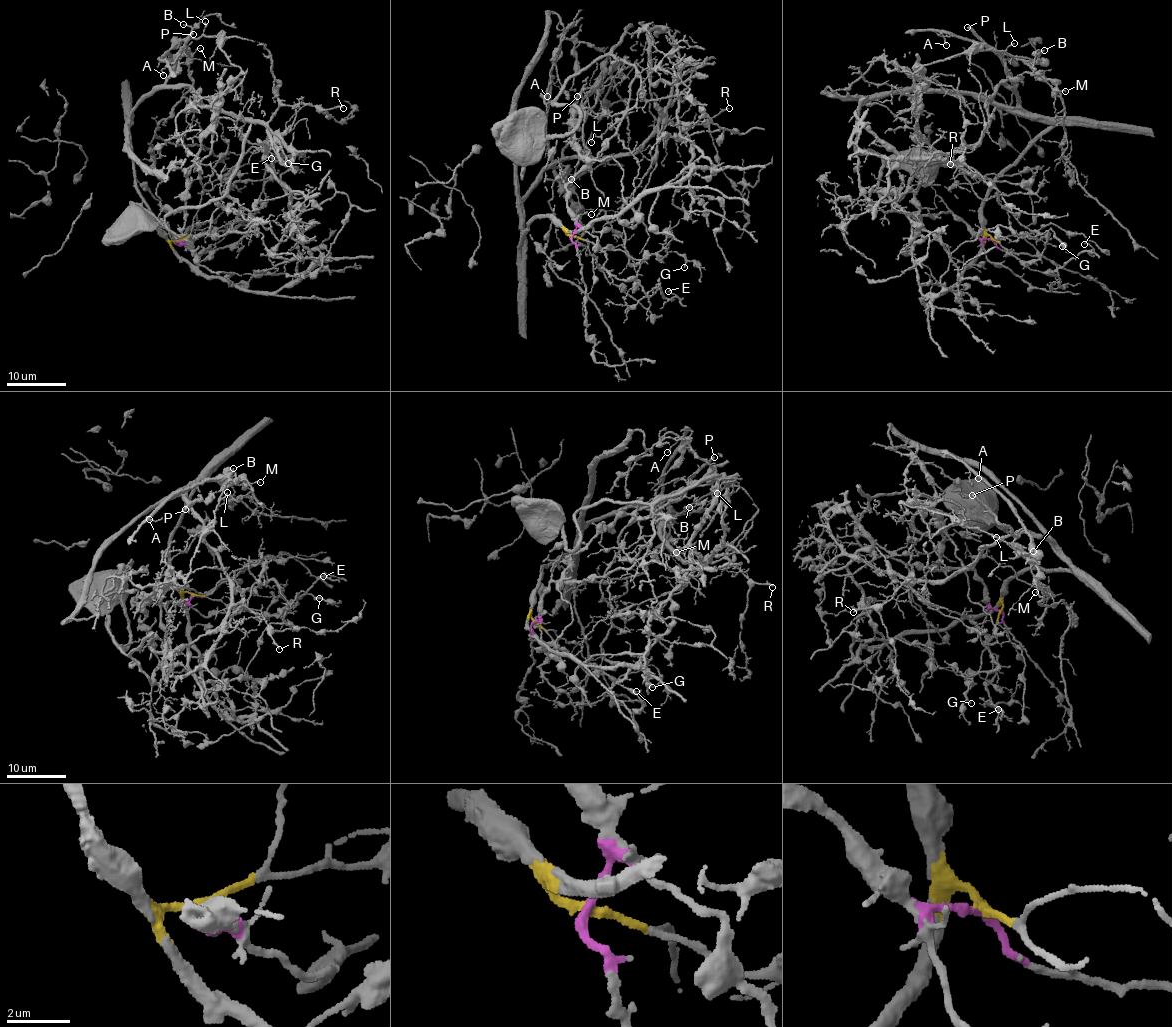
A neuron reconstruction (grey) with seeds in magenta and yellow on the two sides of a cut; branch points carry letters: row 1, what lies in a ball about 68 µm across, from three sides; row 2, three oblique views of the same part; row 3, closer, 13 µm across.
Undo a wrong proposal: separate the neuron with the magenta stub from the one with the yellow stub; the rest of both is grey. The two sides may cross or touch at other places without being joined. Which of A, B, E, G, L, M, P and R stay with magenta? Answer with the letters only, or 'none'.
A, B, E, L

